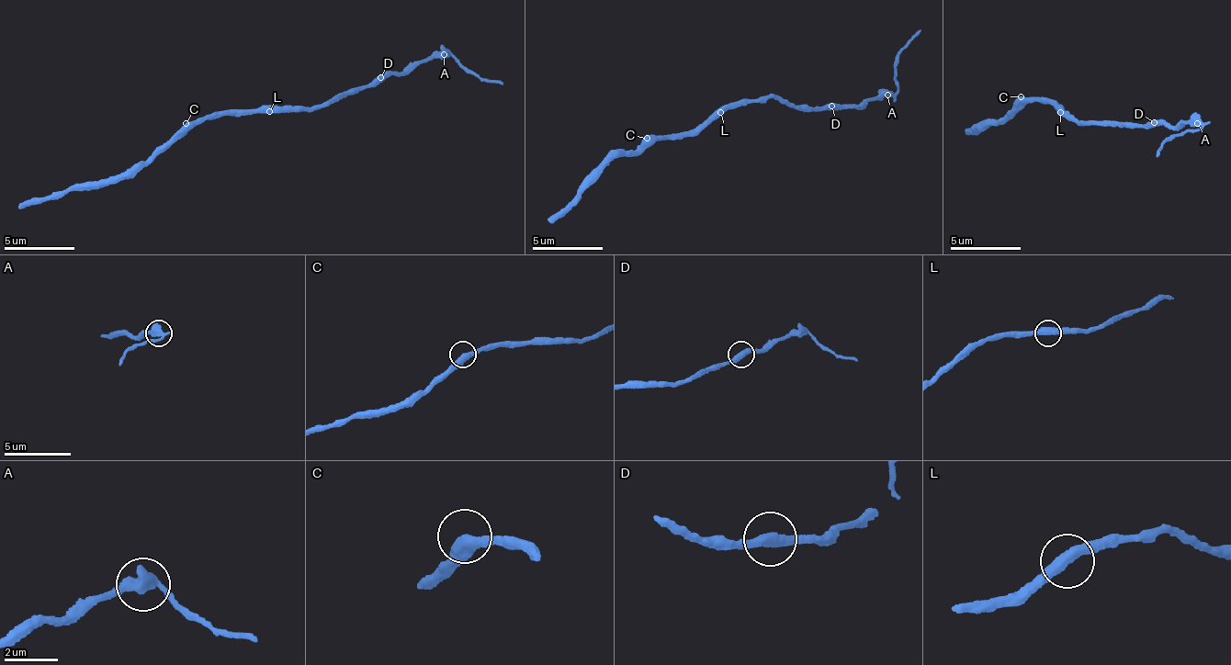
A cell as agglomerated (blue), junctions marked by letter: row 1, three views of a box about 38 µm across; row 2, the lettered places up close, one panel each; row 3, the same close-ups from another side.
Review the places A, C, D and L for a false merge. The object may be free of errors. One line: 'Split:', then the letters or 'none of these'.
Split: A

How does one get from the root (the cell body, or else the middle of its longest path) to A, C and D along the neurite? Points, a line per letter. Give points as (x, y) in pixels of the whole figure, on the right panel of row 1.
A: (1065, 113), (1096, 126), (1115, 128), (1133, 124), (1148, 129), (1162, 124), (1180, 129), (1181, 124), (1197, 122)
C: (1065, 113), (1056, 110), (1054, 104), (1028, 95), (1026, 99), (1021, 96)
D: (1065, 113), (1103, 127), (1115, 128), (1120, 124), (1128, 127), (1133, 124), (1146, 129), (1154, 122)

